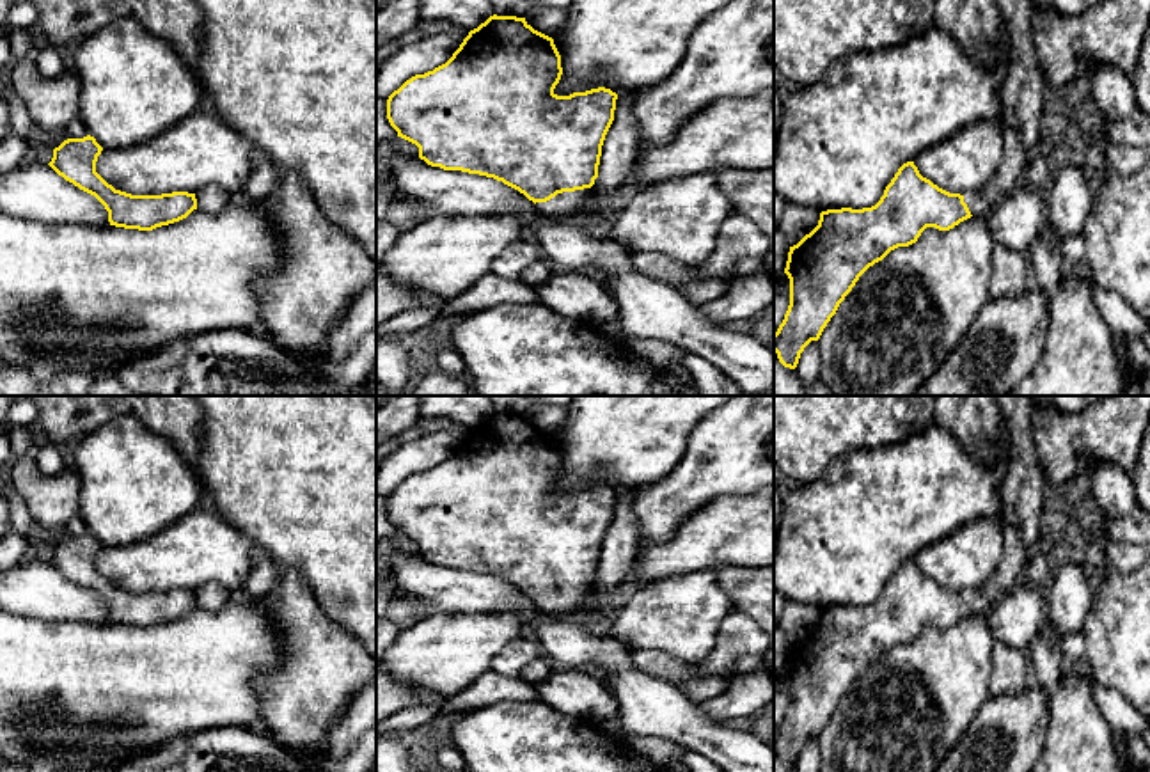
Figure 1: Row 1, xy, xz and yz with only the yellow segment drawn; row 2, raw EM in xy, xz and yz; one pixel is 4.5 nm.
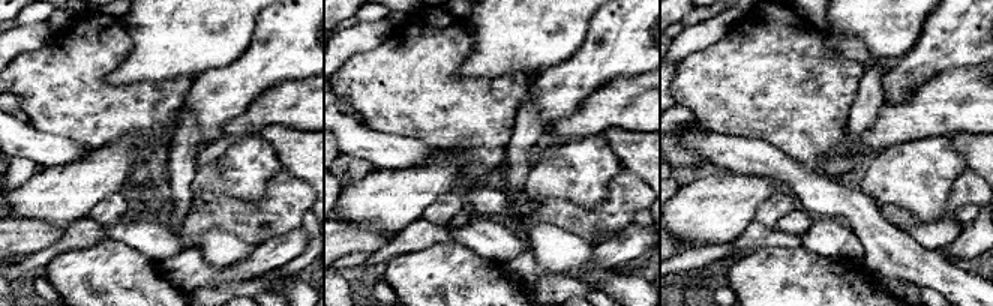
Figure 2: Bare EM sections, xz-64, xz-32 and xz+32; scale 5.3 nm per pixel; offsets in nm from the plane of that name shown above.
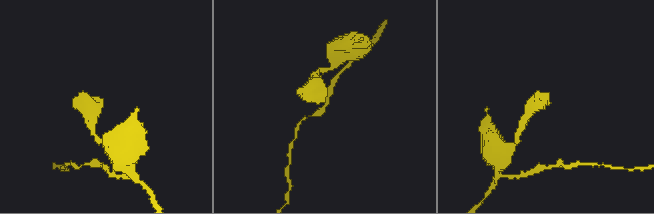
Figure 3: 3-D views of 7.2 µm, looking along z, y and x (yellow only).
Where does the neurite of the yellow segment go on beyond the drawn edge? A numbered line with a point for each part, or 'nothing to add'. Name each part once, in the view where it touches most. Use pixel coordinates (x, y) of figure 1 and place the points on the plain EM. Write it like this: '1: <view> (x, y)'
1: xz (565, 602)

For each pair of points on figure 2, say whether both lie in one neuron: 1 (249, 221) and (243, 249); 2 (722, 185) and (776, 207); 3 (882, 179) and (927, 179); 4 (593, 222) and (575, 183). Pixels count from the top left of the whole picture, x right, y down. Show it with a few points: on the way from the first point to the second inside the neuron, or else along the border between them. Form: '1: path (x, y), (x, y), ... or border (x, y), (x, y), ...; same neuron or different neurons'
1: border (212, 228), (230, 231), (254, 246); different neurons
2: border (782, 188), (776, 189), (756, 209), (753, 219); different neurons
3: path (893, 179), (917, 179); same neuron
4: border (611, 182), (606, 197), (591, 209), (552, 198); different neurons

